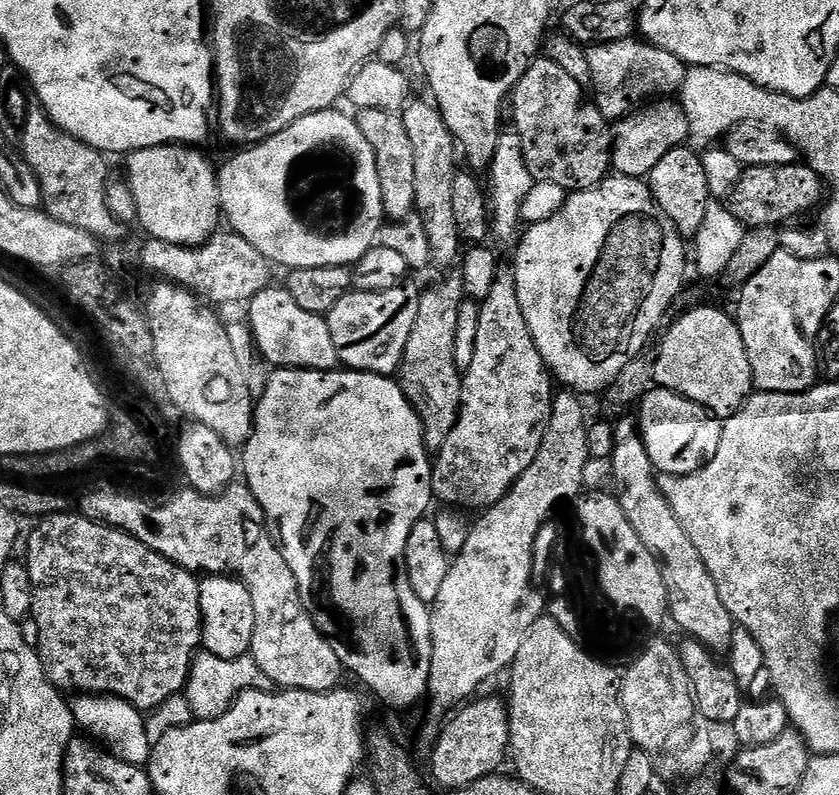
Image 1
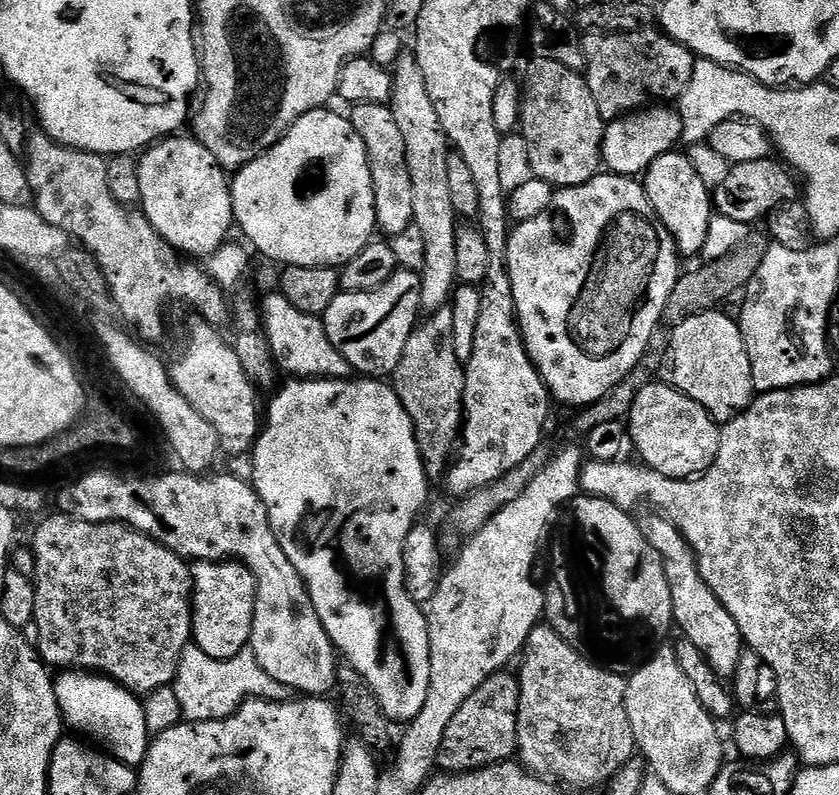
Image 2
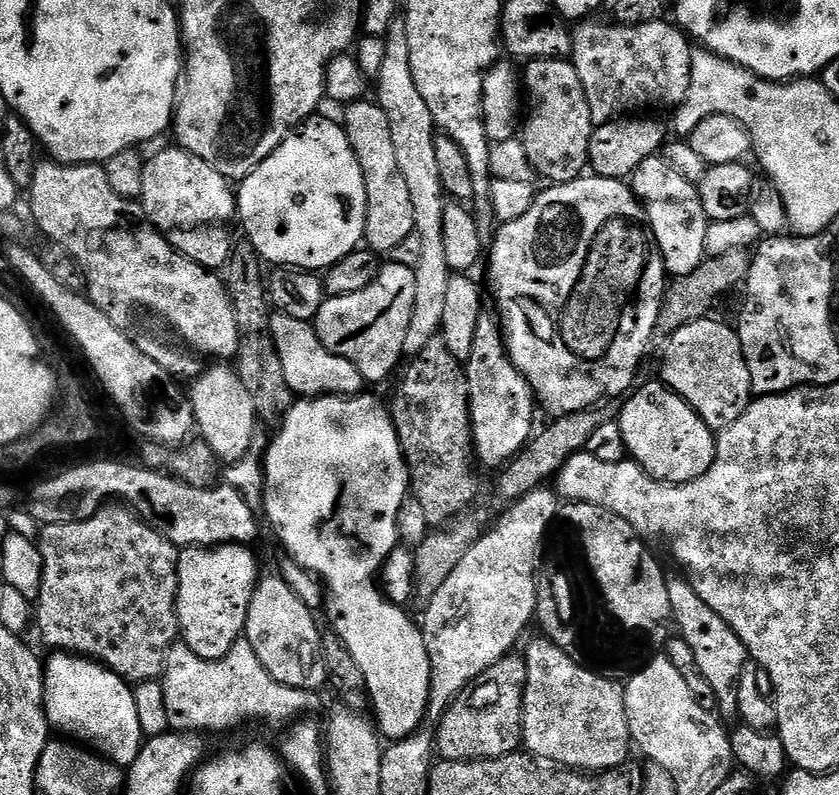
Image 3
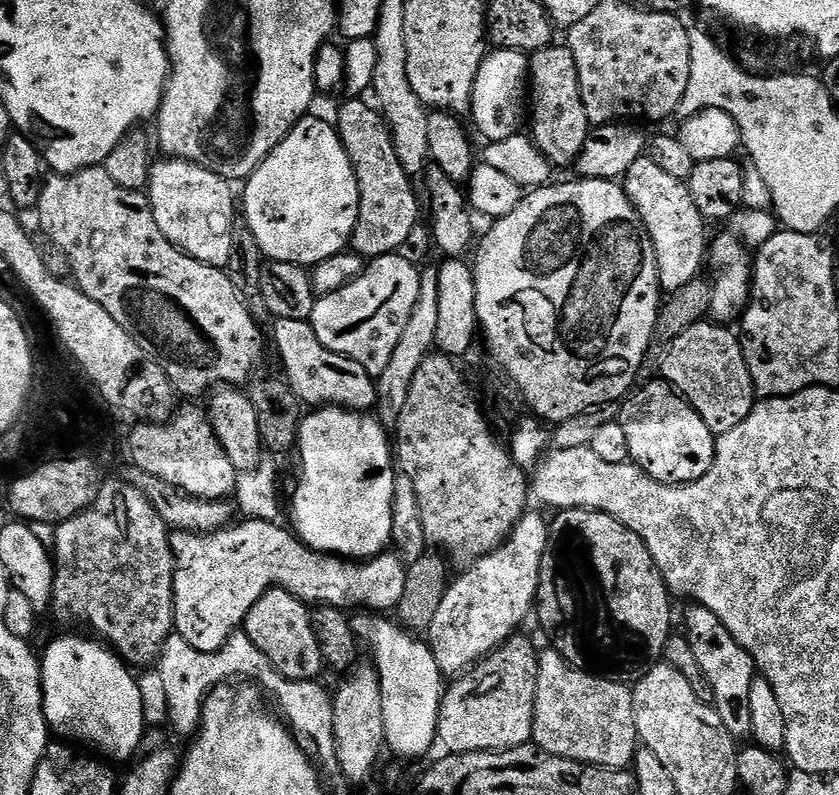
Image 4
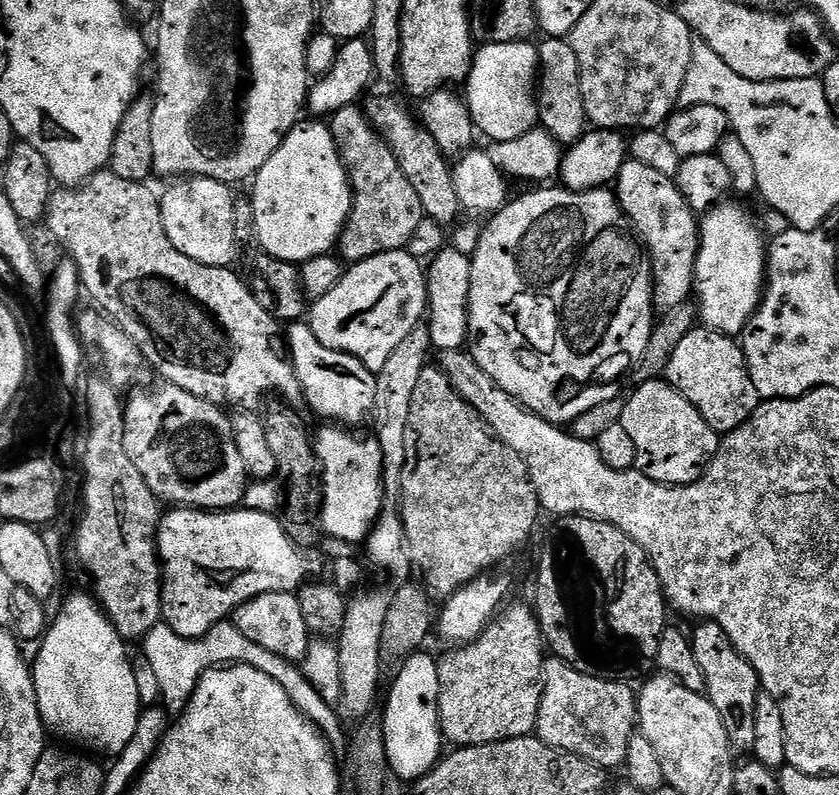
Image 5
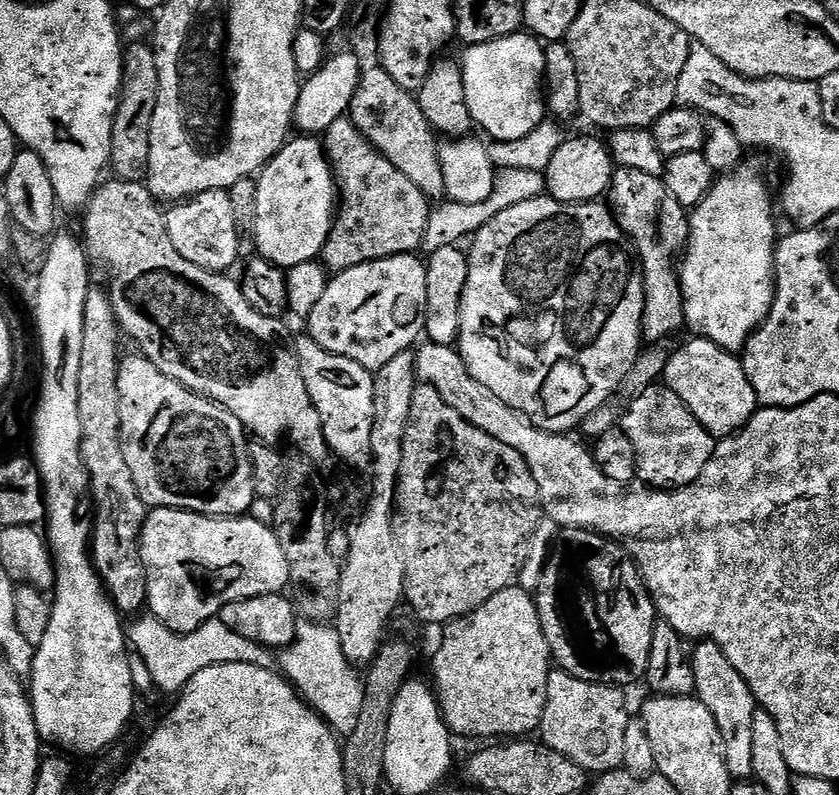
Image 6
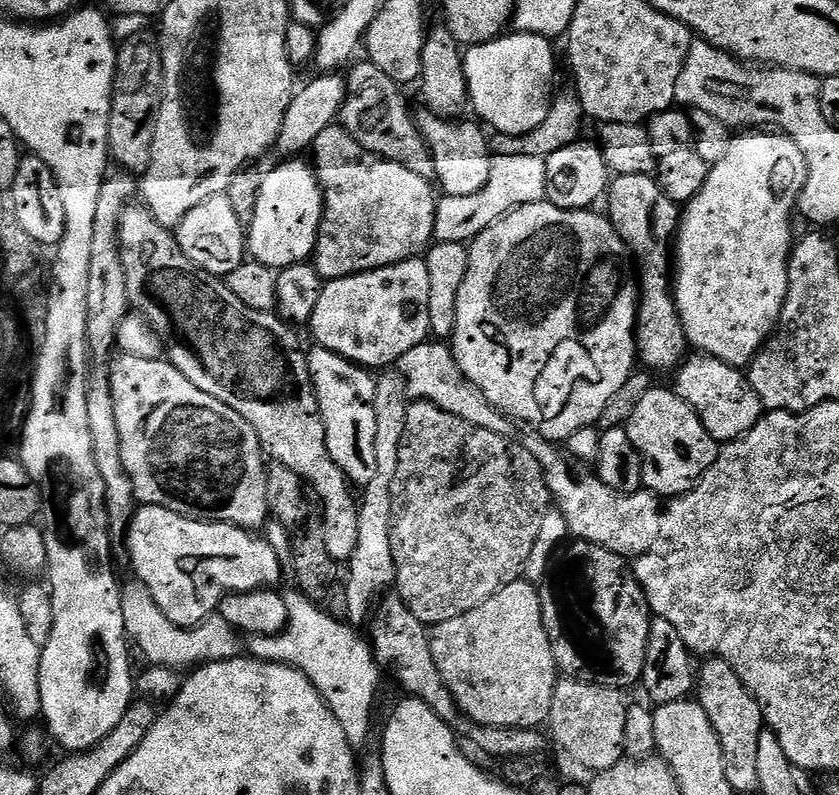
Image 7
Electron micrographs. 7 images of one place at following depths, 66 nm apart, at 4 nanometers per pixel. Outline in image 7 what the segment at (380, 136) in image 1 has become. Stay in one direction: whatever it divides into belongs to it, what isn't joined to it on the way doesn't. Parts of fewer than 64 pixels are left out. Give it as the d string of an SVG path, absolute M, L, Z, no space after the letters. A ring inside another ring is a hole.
M336 122L322 130L314 145L314 152L314 167L324 190L324 213L310 263L324 282L350 278L354 274L411 260L419 257L433 243L438 192L431 179L420 177L406 165L372 153Z

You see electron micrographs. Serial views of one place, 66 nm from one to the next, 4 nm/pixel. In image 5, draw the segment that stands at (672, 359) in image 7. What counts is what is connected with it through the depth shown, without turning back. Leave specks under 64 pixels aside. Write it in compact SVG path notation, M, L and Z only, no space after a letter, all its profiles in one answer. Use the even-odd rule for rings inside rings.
M628 158L624 161L620 173L617 174L614 181L614 191L616 200L620 204L620 209L628 215L628 220L631 222L637 236L640 237L648 254L648 261L652 263L652 302L657 313L663 314L674 310L676 306L682 306L685 302L691 301L694 296L696 286L696 259L698 258L698 250L700 249L700 220L697 213L693 212L692 207L686 202L686 198L682 198L682 194L678 190L675 179L666 174L658 174L658 170L653 170L650 166L644 165L642 162Z

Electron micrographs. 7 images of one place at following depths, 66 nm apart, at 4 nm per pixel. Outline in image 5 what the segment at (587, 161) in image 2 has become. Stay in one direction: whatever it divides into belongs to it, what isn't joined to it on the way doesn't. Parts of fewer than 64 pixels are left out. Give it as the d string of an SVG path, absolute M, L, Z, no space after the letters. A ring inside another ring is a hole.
M547 37L538 46L540 77L538 80L539 123L561 145L570 146L585 133L587 116L582 102L581 71L571 41Z

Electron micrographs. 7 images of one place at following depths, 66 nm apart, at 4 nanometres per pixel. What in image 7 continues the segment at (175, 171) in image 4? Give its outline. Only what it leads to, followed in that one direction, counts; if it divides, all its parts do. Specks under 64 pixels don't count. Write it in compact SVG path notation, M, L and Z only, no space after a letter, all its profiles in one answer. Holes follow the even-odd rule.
M226 194L211 196L183 219L176 229L177 247L200 269L221 278L232 273L246 258L246 228Z

